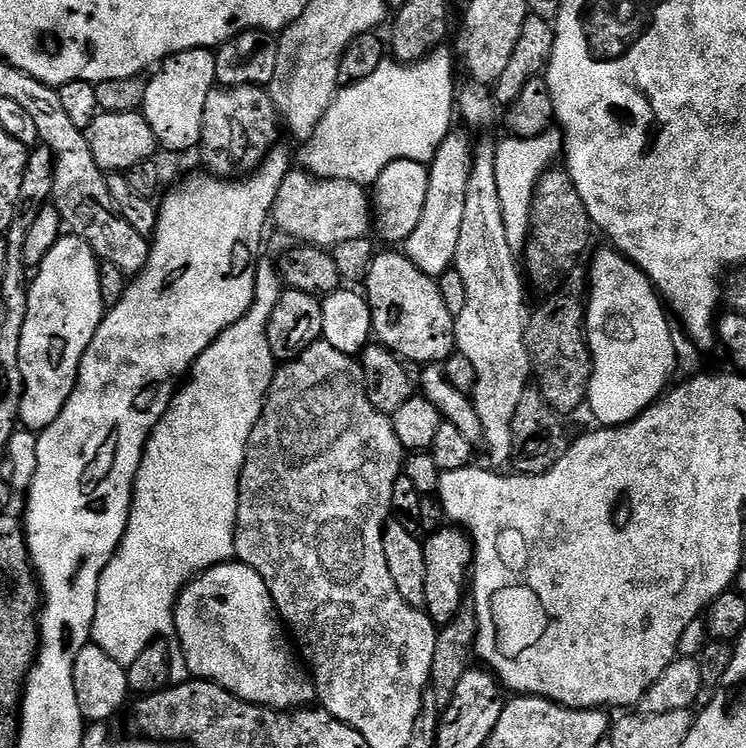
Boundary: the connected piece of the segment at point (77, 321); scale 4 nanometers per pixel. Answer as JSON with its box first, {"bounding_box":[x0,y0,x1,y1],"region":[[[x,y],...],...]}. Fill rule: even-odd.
{"bounding_box":[20,234,105,430],"region":[[[71,234],[61,235],[59,242],[50,250],[50,254],[46,254],[46,258],[42,261],[39,268],[35,269],[34,275],[30,280],[28,289],[28,309],[26,310],[26,326],[22,326],[22,346],[20,347],[20,369],[22,370],[22,378],[24,379],[24,397],[20,400],[20,424],[28,430],[43,430],[50,426],[50,422],[54,422],[54,418],[58,418],[58,414],[62,414],[62,410],[66,406],[66,402],[70,398],[70,394],[76,388],[76,379],[80,373],[80,363],[86,354],[86,350],[90,346],[90,342],[94,338],[94,334],[98,330],[98,326],[104,321],[105,307],[102,302],[102,290],[98,290],[98,274],[100,273],[100,264],[95,252],[92,251],[90,245],[86,241],[81,240],[78,236]]]}

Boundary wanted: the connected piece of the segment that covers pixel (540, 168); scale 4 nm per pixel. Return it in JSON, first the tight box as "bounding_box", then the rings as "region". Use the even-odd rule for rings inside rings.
{"bounding_box":[494,130,565,250],"region":[[[549,130],[534,138],[507,138],[496,146],[494,178],[498,178],[498,202],[502,202],[502,222],[506,222],[506,238],[513,250],[523,249],[528,243],[528,223],[536,184],[543,172],[548,171],[561,159],[565,151],[564,134],[560,130]]]}

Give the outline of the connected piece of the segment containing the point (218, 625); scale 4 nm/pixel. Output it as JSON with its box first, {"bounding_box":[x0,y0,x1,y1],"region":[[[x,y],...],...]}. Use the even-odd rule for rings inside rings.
{"bounding_box":[175,562,316,710],"region":[[[229,562],[226,564],[214,565],[196,576],[183,587],[183,592],[176,600],[175,608],[175,639],[180,639],[178,645],[179,651],[185,656],[186,666],[189,668],[191,675],[198,680],[210,680],[213,684],[222,686],[230,694],[242,698],[251,704],[260,704],[264,708],[275,708],[277,710],[295,710],[311,705],[316,700],[316,685],[312,682],[312,677],[306,671],[305,665],[298,659],[289,637],[286,635],[285,625],[282,623],[274,602],[270,598],[270,590],[266,590],[266,582],[262,582],[259,574],[250,566],[239,562]]]}

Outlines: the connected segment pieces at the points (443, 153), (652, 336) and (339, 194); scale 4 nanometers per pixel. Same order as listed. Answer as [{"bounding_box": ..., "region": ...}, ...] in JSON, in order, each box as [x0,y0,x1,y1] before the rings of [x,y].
[{"bounding_box":[402,130,474,278],"region":[[[453,130],[436,151],[436,157],[428,168],[428,189],[424,195],[422,218],[402,245],[403,255],[408,257],[422,274],[438,278],[449,271],[456,263],[458,234],[462,234],[462,213],[466,210],[466,182],[470,182],[472,173],[472,153],[474,140],[467,131]]]},{"bounding_box":[586,246,677,425],"region":[[[605,246],[593,258],[587,277],[586,335],[592,352],[592,381],[586,404],[601,425],[628,424],[665,395],[668,379],[677,375],[673,325],[668,324],[665,301],[652,281],[622,252]]]},{"bounding_box":[271,170,374,250],"region":[[[292,170],[278,190],[271,219],[296,239],[293,241],[331,250],[350,238],[367,237],[374,224],[374,209],[365,185],[354,180],[323,180],[310,172]]]}]

